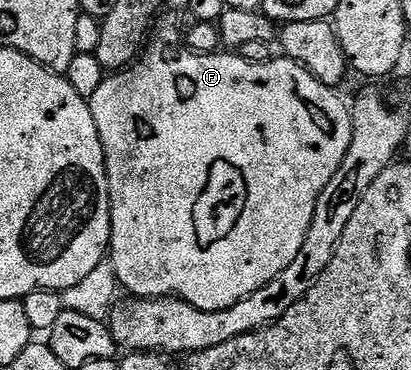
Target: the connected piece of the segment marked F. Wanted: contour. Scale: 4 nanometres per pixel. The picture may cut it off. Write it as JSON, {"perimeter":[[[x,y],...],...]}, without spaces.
{"perimeter":[[[162,21],[154,26],[150,34],[145,55],[140,56],[129,71],[115,71],[104,76],[89,98],[93,123],[97,123],[97,135],[105,155],[111,200],[109,259],[120,286],[124,290],[128,289],[128,294],[137,297],[177,297],[201,311],[221,311],[233,307],[241,299],[277,279],[277,275],[281,275],[281,271],[285,271],[285,267],[297,259],[297,251],[305,247],[305,239],[313,223],[313,211],[317,211],[317,199],[321,199],[321,191],[329,187],[329,179],[337,175],[349,151],[351,110],[348,102],[343,102],[332,86],[318,81],[296,61],[272,59],[265,63],[249,63],[249,59],[231,51],[196,53],[185,44],[184,34],[178,24],[175,26],[171,21]]]}

